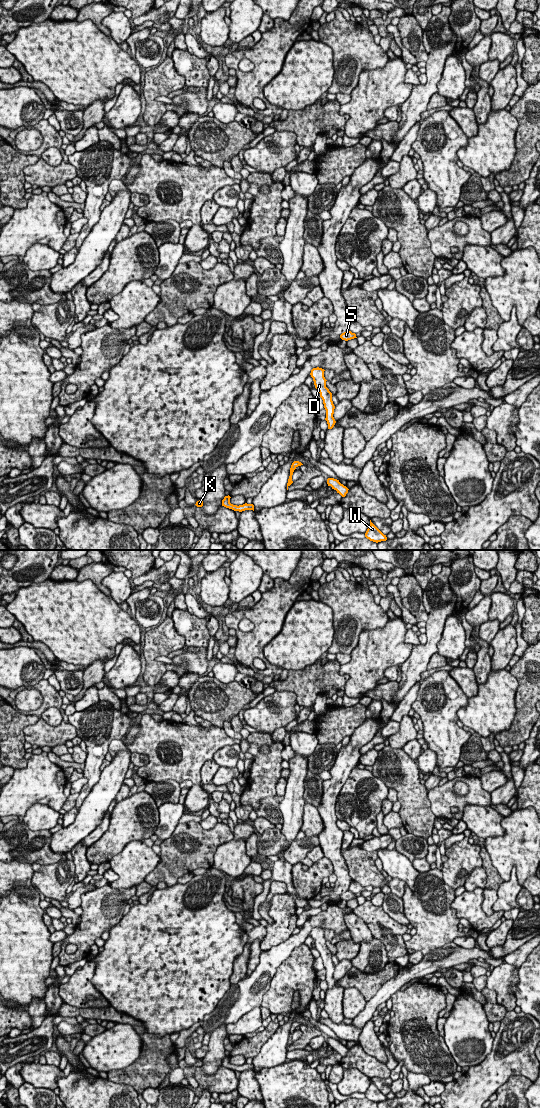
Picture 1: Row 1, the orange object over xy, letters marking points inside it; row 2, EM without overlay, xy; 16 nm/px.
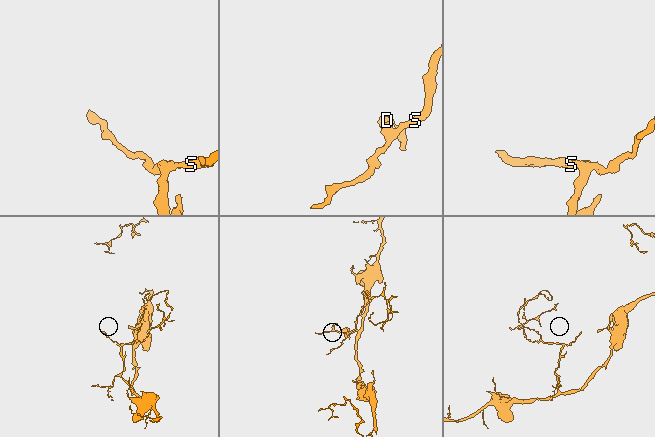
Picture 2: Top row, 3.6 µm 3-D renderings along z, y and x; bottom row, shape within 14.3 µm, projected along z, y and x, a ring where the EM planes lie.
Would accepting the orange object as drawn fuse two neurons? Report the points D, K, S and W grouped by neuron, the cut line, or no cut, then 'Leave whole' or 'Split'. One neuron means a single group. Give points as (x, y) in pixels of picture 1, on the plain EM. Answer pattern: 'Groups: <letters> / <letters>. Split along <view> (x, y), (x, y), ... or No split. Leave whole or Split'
Groups: D K S W. No split. Leave whole

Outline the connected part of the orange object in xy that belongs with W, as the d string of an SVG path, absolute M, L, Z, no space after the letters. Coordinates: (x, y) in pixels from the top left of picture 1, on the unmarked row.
M370 1080L370 1086L368 1087L365 1097L373 1102L386 1101L387 1097L384 1095Z

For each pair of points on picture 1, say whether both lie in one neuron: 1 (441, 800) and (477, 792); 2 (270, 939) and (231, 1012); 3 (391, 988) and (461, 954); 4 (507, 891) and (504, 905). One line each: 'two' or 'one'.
1: one
2: two
3: one
4: one

